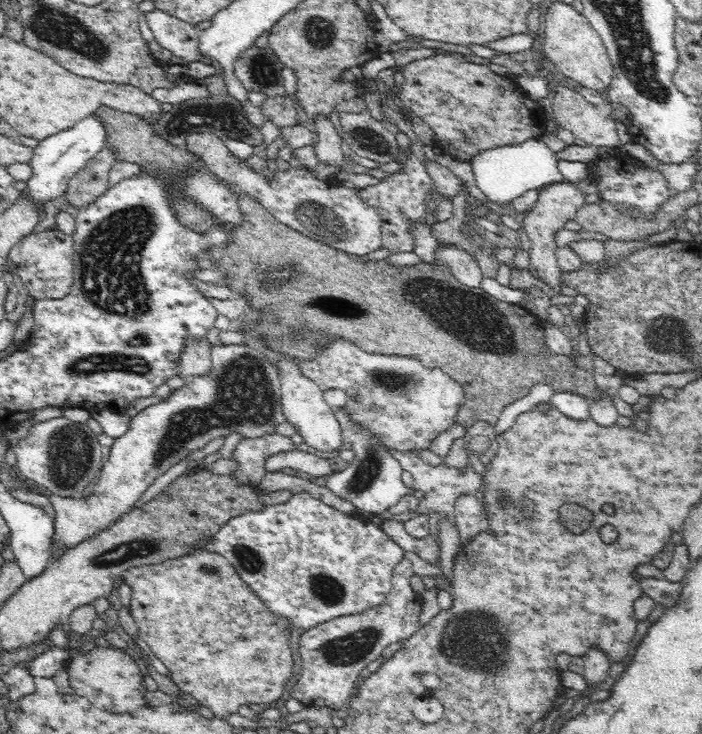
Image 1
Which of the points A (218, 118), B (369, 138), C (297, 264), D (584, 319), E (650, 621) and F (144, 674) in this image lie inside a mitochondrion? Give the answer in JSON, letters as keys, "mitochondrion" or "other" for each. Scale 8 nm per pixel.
{"A":"mitochondrion","B":"mitochondrion","C":"other","D":"other","E":"other","F":"other"}

